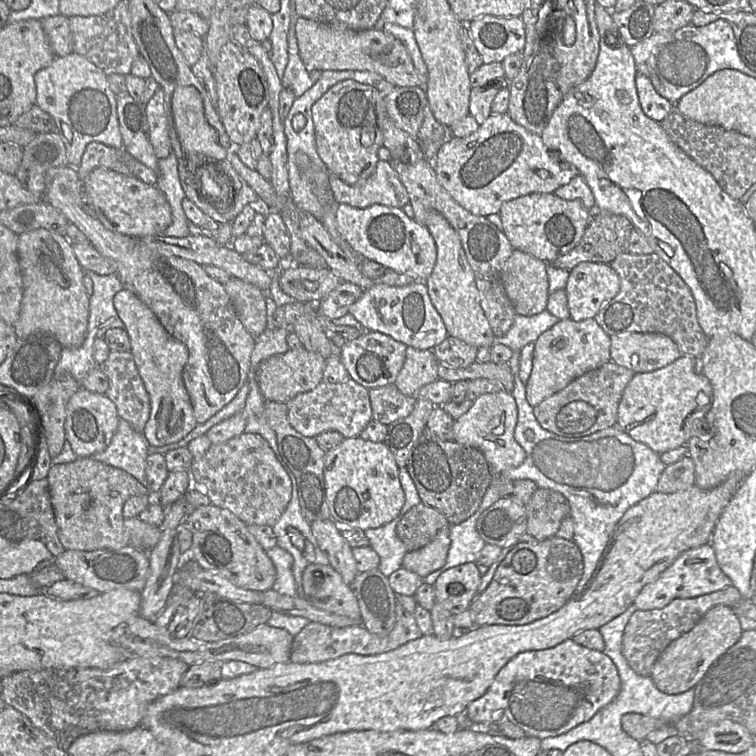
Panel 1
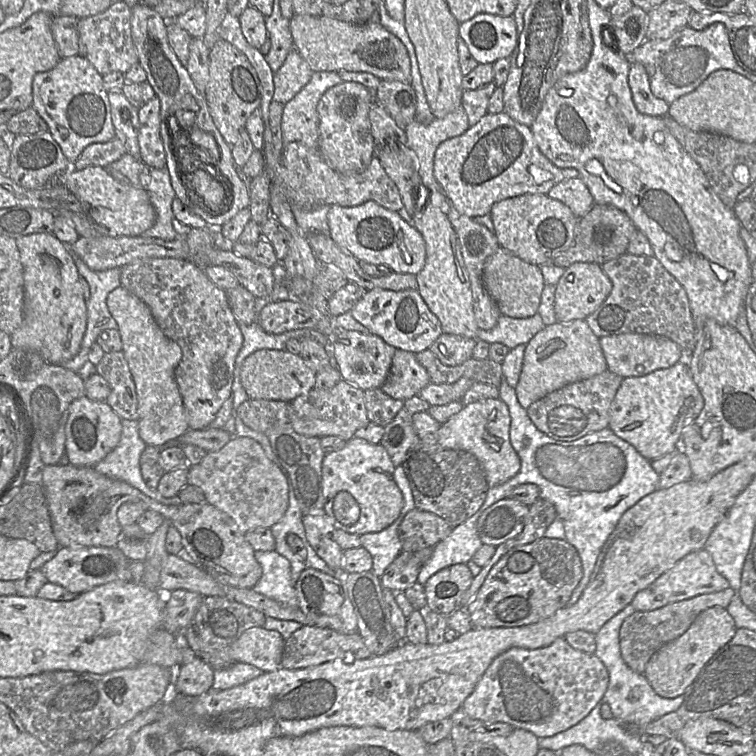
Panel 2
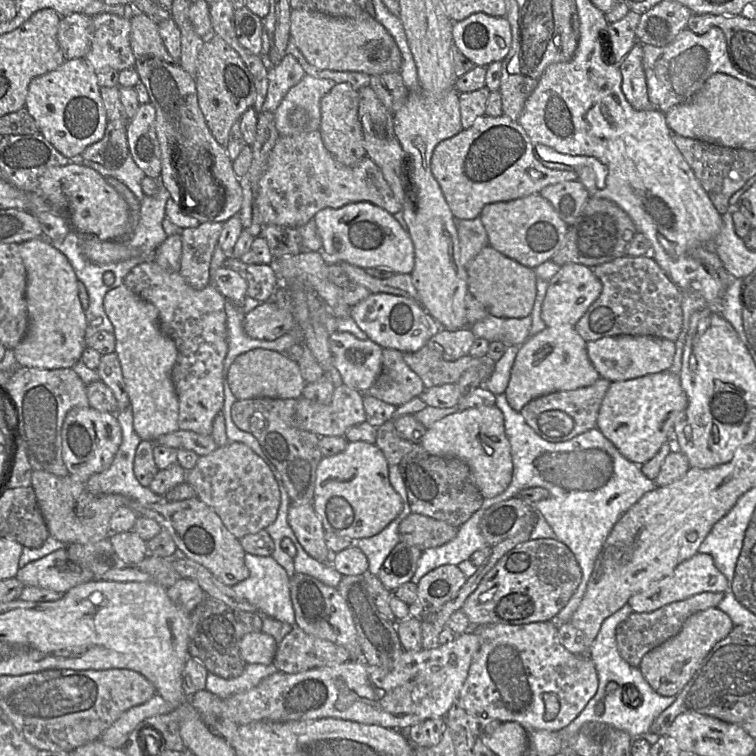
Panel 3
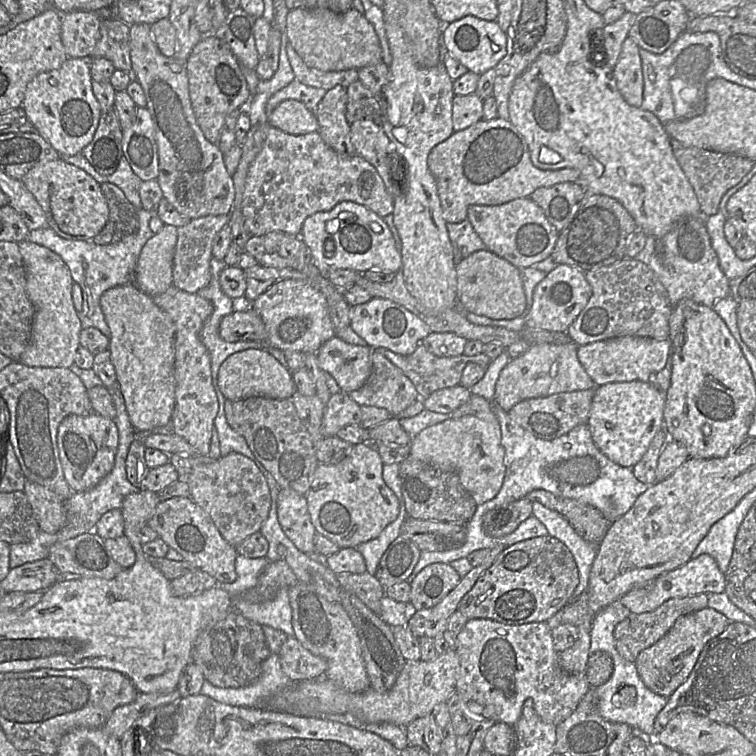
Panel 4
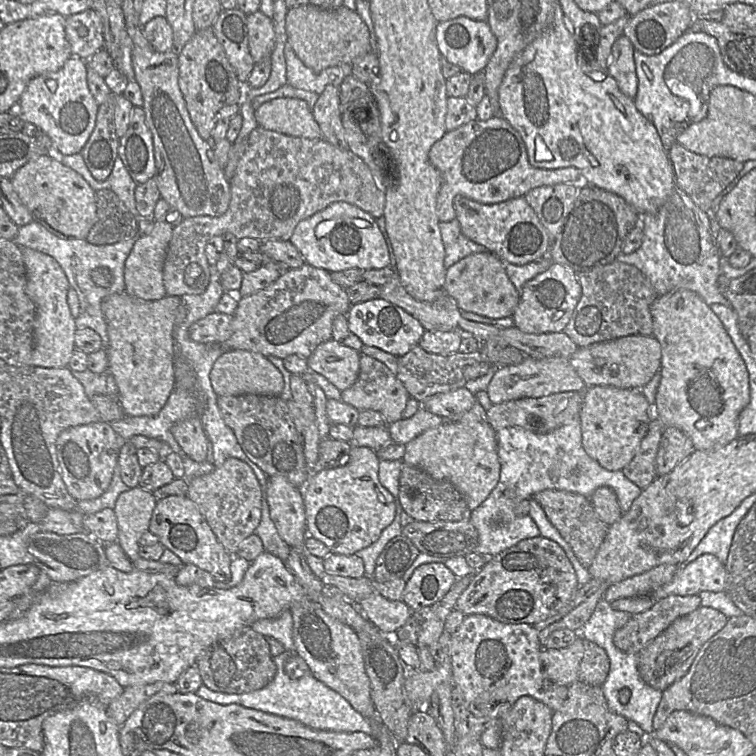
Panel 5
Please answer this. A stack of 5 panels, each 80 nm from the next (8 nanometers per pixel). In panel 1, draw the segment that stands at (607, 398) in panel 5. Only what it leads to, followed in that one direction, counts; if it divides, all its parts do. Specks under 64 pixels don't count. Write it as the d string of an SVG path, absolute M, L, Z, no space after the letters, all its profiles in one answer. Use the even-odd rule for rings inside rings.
M682 355L663 368L634 375L620 400L616 425L635 441L663 454L686 446L692 437L693 422L704 417L712 404L712 385L699 371L698 358Z

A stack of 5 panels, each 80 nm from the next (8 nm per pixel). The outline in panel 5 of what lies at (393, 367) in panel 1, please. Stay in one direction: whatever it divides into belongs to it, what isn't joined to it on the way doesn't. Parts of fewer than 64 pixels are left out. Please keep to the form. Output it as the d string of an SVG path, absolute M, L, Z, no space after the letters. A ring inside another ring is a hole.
M333 339L319 344L307 357L308 370L324 376L340 391L358 378L361 353Z

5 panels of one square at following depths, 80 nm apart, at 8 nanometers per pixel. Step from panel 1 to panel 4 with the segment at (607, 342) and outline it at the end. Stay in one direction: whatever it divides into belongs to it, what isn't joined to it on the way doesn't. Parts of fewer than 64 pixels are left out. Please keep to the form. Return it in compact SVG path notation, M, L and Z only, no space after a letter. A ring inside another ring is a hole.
M573 341L565 344L543 343L530 346L525 353L511 359L502 369L496 382L493 401L508 412L514 405L526 399L595 388L594 381L578 359L578 347Z

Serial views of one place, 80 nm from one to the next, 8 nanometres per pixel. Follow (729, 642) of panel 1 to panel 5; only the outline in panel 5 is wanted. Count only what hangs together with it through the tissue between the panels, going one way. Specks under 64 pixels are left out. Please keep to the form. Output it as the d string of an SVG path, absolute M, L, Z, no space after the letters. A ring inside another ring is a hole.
M704 606L677 618L639 652L638 672L641 679L654 689L664 691L688 672L701 647L718 633L727 621L728 617L725 614Z

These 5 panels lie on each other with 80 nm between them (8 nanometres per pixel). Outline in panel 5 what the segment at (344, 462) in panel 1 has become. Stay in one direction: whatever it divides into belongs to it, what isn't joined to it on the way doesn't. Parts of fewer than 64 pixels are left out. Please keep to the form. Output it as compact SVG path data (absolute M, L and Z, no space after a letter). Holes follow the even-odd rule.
M352 446L345 463L314 471L302 489L307 533L323 542L331 553L350 555L371 545L393 521L396 505L393 495L380 483L380 459L365 446Z

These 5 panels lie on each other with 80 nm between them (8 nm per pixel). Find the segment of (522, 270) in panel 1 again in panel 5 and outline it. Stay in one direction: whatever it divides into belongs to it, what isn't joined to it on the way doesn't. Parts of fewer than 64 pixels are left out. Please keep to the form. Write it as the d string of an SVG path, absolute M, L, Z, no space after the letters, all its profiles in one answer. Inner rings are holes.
M489 251L468 255L450 266L446 270L443 288L460 310L493 319L512 317L520 299L520 293L509 279L502 260Z

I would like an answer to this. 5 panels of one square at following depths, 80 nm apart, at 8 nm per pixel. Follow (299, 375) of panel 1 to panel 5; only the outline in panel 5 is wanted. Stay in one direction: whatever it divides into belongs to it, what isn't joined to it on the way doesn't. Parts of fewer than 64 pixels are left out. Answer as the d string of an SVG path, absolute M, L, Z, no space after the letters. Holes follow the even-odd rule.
M247 350L226 351L213 364L209 377L212 388L218 396L242 394L279 396L285 383L282 373L269 361L268 357Z

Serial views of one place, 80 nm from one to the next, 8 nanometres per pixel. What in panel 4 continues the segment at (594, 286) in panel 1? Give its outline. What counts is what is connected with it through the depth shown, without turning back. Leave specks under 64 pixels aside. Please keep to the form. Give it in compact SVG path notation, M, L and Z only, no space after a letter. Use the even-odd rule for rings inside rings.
M557 264L553 270L536 285L531 307L524 313L525 329L543 329L566 332L568 327L587 305L592 288L585 278L585 271L564 264Z

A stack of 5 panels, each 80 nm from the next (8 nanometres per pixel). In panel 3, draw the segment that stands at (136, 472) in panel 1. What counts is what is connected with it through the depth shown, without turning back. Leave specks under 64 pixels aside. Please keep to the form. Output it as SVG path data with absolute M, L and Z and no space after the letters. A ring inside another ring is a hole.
M131 407L118 411L115 416L122 431L121 444L111 465L106 470L92 475L88 481L86 481L86 489L92 494L121 494L141 503L169 502L163 495L155 494L149 487L142 486L135 477L133 471L134 458L136 449L142 439L134 430Z

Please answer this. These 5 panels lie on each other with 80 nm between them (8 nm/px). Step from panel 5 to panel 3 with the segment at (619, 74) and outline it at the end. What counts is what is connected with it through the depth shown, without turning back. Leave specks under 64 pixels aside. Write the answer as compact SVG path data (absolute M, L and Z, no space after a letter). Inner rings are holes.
M636 42L619 65L622 74L622 92L634 109L639 111L656 110L648 98L642 57L642 44Z

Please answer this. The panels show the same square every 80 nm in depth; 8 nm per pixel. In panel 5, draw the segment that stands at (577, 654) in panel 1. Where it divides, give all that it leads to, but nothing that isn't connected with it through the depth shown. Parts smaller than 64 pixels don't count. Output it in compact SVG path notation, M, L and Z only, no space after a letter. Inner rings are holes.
M483 614L465 616L460 627L451 635L450 661L452 683L458 687L466 701L466 707L476 717L500 717L522 696L530 696L557 711L568 696L568 686L549 680L542 667L540 655L543 645L538 632L530 624L508 624Z

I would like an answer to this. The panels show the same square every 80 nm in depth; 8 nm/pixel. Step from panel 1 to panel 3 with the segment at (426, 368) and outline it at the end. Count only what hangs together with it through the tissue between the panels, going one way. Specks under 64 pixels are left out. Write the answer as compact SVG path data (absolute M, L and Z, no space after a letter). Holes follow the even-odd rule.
M383 349L381 372L363 395L399 407L419 397L424 389L421 378L406 364L401 351Z

